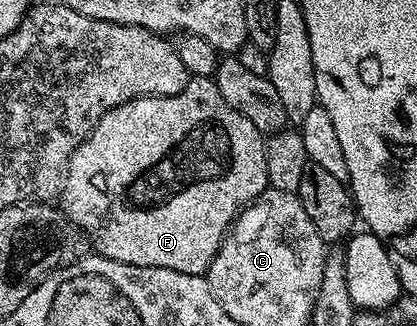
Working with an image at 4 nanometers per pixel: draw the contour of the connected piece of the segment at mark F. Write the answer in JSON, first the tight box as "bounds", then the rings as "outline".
{"bounds":[59,77,269,277],"outline":[[[195,77],[186,83],[179,95],[134,97],[132,101],[107,111],[107,115],[99,119],[89,138],[73,150],[59,194],[59,208],[71,219],[71,223],[77,225],[88,244],[89,241],[93,244],[92,252],[98,257],[135,267],[167,267],[167,271],[183,271],[183,275],[199,277],[208,274],[211,259],[215,259],[233,220],[241,214],[242,209],[252,205],[269,188],[265,142],[266,138],[255,127],[255,123],[251,123],[247,115],[239,115],[239,111],[235,111],[235,107],[231,107],[231,103],[227,103],[227,99],[219,95],[219,87],[213,77]]]}

